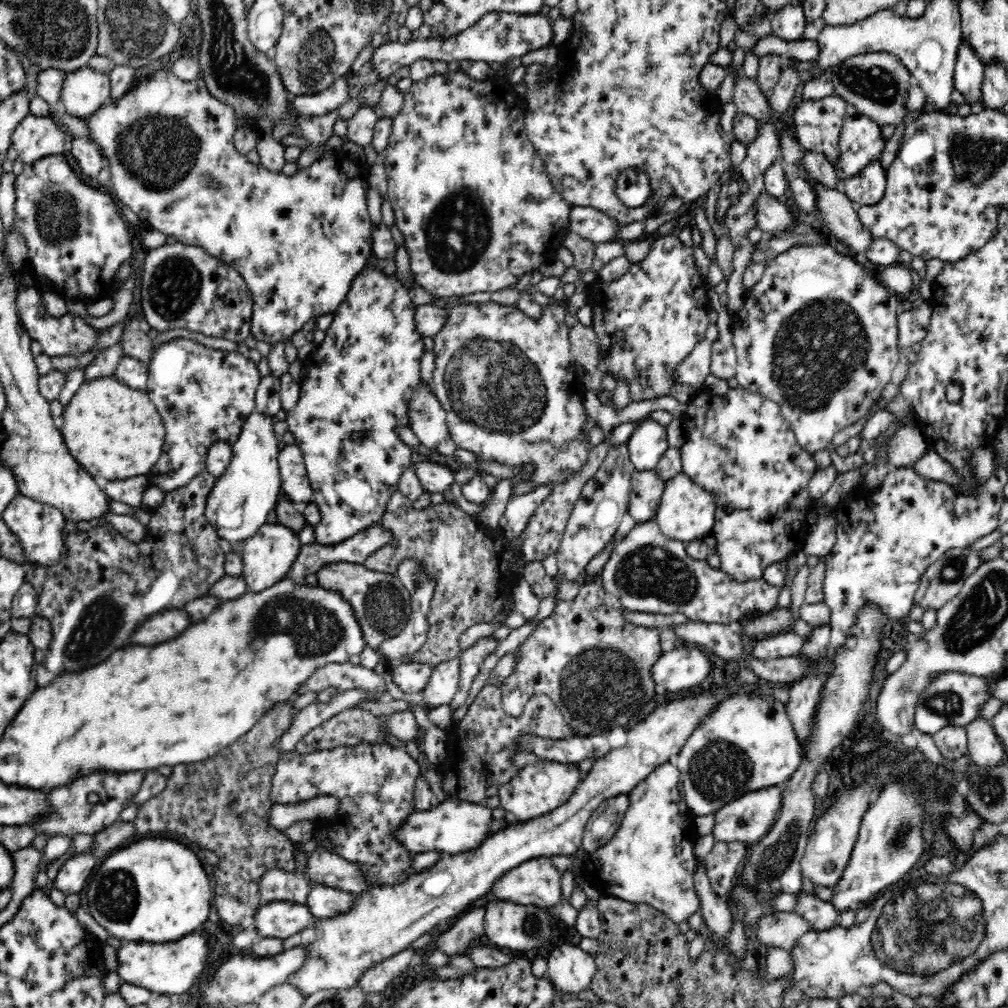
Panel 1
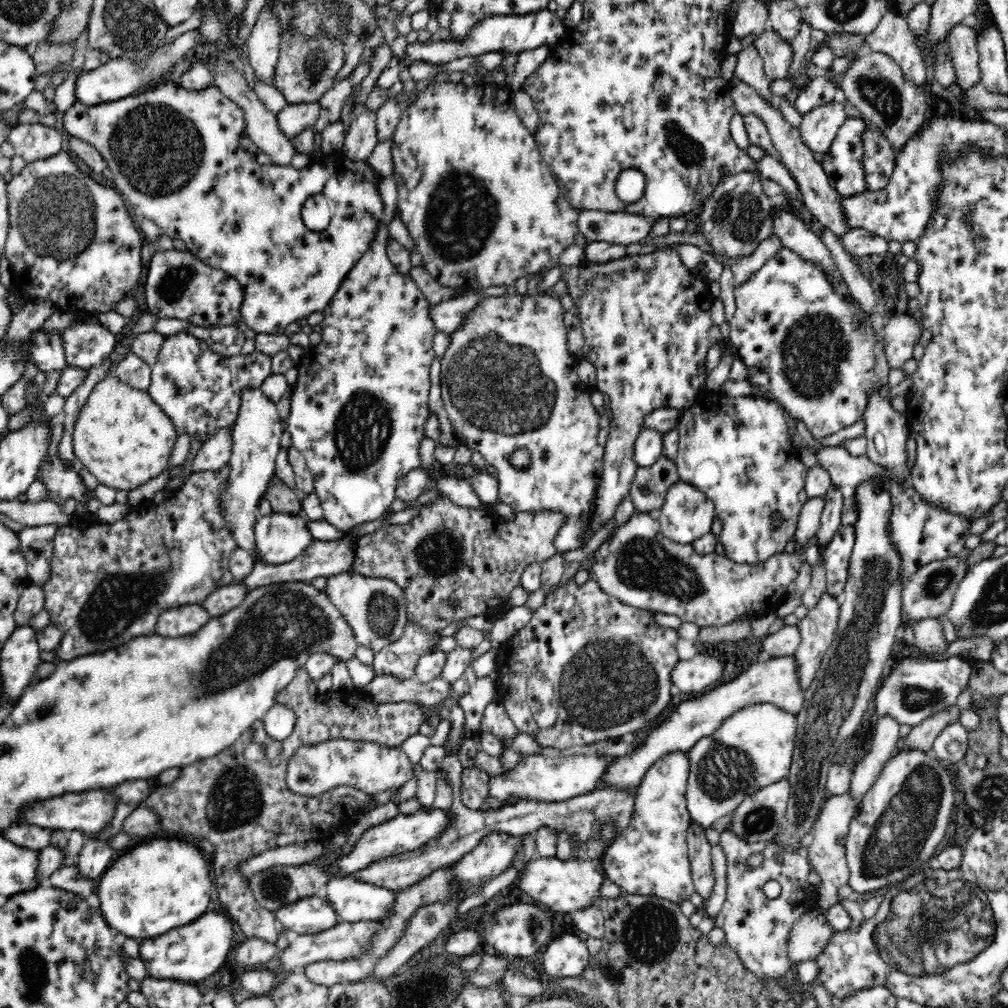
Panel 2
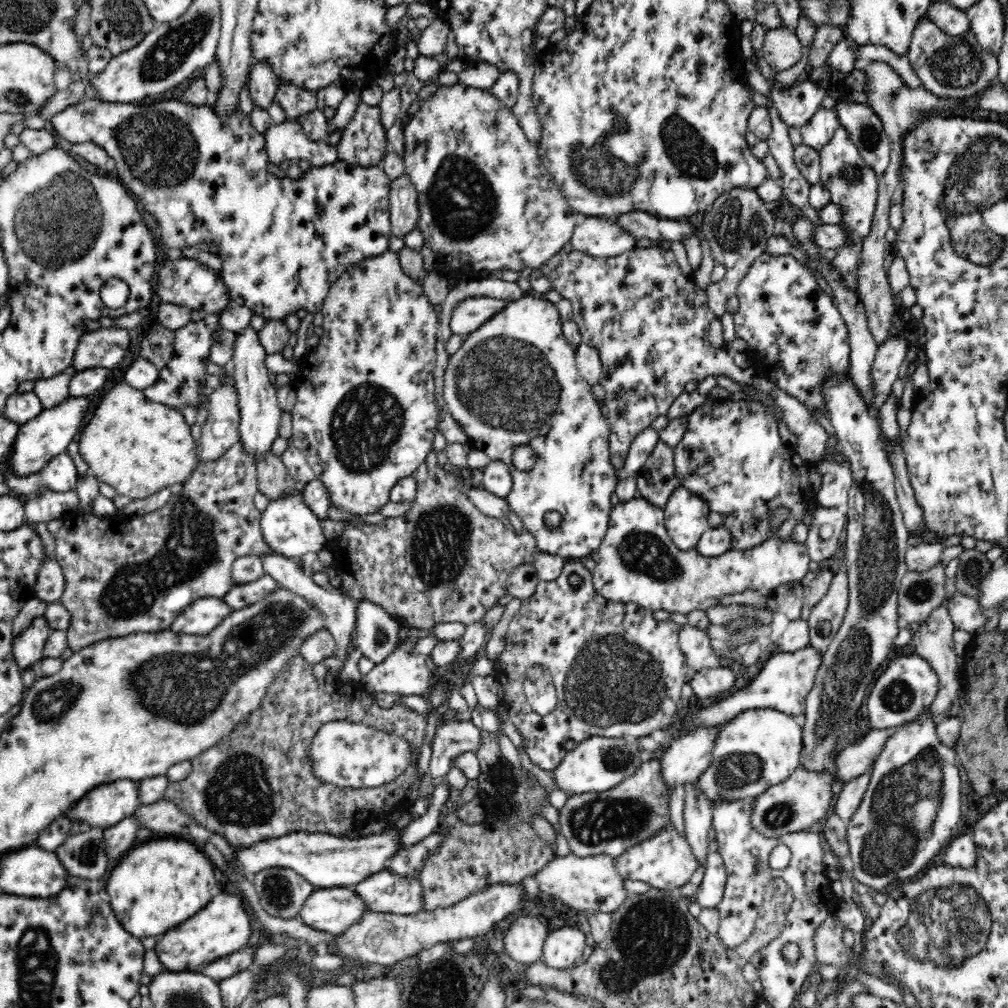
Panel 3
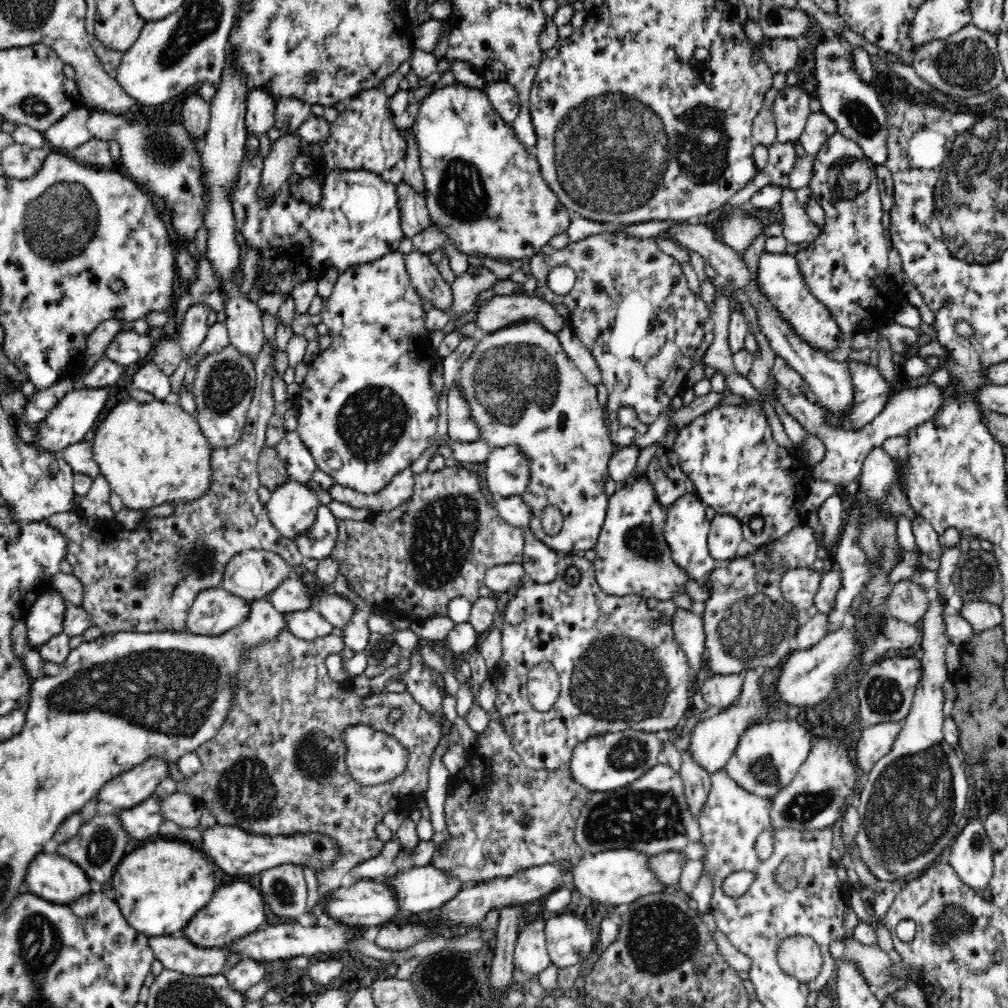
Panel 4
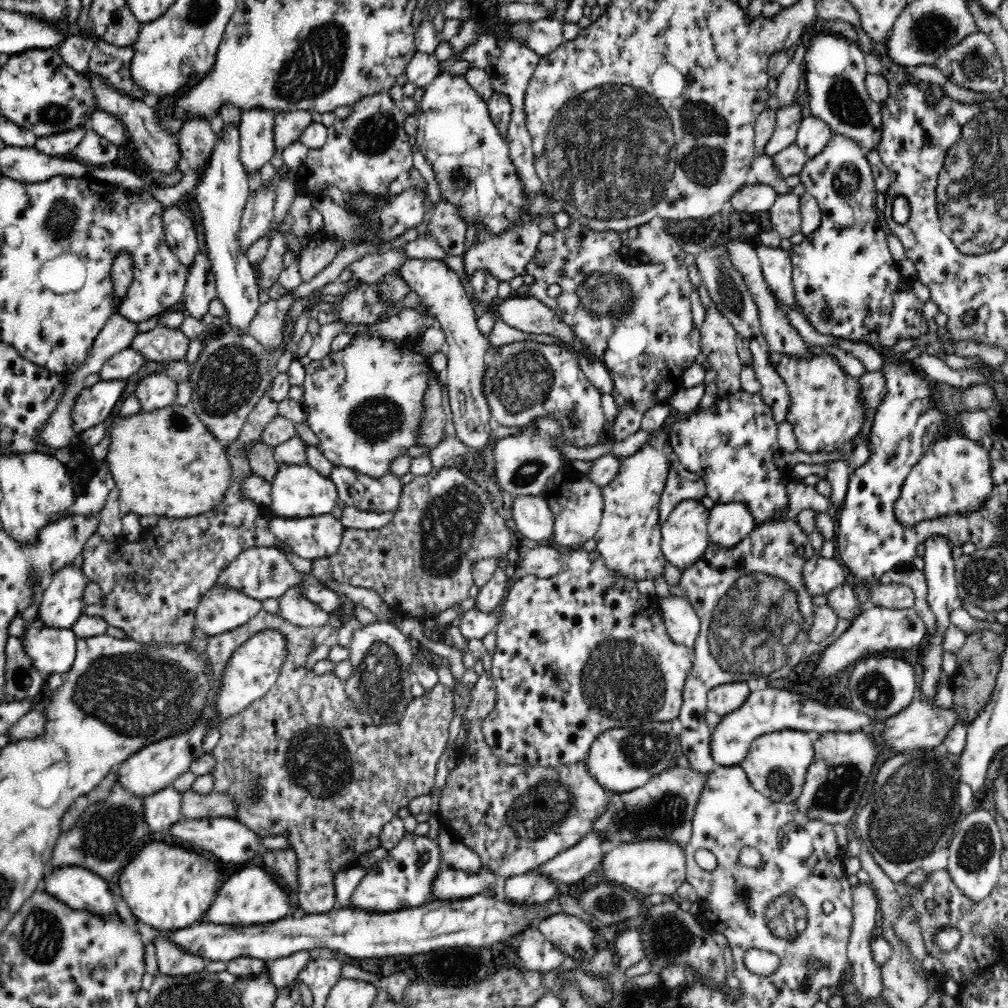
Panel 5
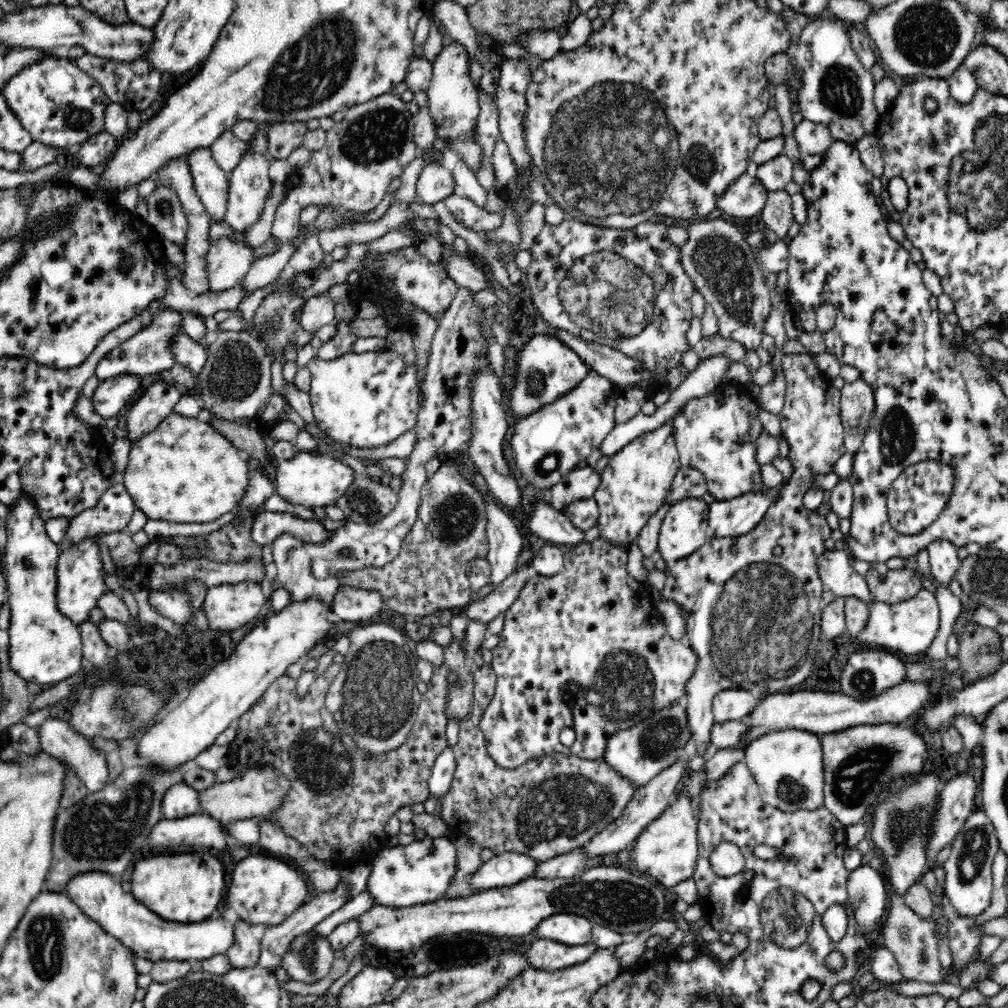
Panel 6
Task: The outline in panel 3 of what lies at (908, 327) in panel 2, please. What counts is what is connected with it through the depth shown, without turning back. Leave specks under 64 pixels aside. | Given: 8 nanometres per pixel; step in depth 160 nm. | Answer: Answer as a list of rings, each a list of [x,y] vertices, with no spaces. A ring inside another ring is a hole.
[[[894,330],[878,345],[876,352],[876,360],[872,366],[872,377],[876,381],[876,400],[874,405],[882,407],[888,399],[888,395],[892,391],[892,385],[898,379],[898,372],[903,361],[907,357],[907,352],[910,348],[910,341],[899,335]]]

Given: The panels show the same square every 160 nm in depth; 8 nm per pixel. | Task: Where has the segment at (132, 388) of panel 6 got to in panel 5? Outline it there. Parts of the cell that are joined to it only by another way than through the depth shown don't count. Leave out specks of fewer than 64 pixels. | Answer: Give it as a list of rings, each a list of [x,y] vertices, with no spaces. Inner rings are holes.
[[[111,380],[108,382],[100,381],[97,384],[94,384],[91,388],[85,387],[83,390],[80,390],[78,397],[74,400],[74,405],[70,410],[71,417],[71,426],[75,433],[78,435],[78,441],[80,439],[80,435],[85,431],[93,428],[96,425],[103,424],[112,416],[112,410],[116,408],[116,406],[120,403],[120,399],[122,398],[122,393],[124,392],[125,382],[121,380]]]

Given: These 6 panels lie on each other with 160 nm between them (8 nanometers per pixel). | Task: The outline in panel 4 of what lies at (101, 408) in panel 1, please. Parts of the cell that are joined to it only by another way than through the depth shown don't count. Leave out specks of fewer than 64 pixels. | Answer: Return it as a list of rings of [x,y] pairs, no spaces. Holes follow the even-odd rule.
[[[129,396],[108,411],[98,424],[91,443],[92,457],[98,463],[100,474],[108,481],[112,493],[119,495],[128,509],[149,510],[164,502],[192,503],[202,497],[210,486],[212,447],[203,436],[197,420],[172,399],[140,403]]]

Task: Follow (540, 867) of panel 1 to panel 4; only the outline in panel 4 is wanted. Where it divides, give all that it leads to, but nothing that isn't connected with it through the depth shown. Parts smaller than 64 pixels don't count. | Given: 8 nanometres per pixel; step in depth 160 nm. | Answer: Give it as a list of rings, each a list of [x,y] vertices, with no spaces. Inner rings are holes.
[[[612,850],[598,852],[572,862],[569,872],[572,876],[574,890],[594,903],[600,908],[612,905],[624,910],[626,906],[635,902],[641,896],[668,890],[663,883],[653,874],[647,866],[647,854],[634,850]]]

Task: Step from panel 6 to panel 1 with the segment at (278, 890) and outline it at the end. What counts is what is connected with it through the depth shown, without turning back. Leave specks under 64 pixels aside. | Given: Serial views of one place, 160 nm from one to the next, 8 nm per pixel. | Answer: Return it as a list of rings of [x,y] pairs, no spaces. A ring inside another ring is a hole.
[[[202,931],[188,933],[181,939],[164,944],[123,942],[116,948],[118,966],[115,972],[122,984],[132,984],[156,995],[179,995],[194,986],[204,974],[204,966],[208,966],[206,942],[208,938],[202,935]]]

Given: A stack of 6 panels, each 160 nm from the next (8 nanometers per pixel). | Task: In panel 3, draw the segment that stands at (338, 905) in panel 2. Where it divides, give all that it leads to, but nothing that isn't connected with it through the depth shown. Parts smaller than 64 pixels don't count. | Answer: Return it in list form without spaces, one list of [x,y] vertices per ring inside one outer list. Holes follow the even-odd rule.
[[[384,869],[352,887],[361,896],[367,912],[409,916],[423,910],[422,890],[418,878],[403,878]]]

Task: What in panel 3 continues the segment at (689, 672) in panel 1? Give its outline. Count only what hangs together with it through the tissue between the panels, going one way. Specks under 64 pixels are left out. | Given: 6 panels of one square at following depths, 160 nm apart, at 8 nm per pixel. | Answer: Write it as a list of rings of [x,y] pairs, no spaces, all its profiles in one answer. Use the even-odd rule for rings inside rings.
[[[721,665],[715,668],[704,666],[698,672],[691,672],[687,682],[695,694],[694,700],[707,702],[730,692],[734,680],[730,667]]]

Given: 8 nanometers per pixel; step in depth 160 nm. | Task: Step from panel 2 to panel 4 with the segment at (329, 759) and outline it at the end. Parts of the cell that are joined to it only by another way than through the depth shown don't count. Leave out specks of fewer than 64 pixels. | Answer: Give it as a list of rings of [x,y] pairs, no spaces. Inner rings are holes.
[[[348,724],[342,732],[342,743],[346,747],[344,763],[348,773],[358,785],[372,786],[384,784],[400,776],[409,761],[409,750],[402,743],[385,732],[378,731],[366,724]]]

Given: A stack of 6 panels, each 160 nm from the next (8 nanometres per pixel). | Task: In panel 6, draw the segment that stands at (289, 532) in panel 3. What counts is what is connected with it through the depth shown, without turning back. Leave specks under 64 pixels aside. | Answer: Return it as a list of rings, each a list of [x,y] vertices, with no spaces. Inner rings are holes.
[[[299,451],[290,460],[279,460],[273,475],[275,493],[292,505],[302,506],[321,514],[327,507],[338,506],[338,500],[345,494],[354,480],[354,470],[342,460],[334,459],[329,453],[308,453]]]

